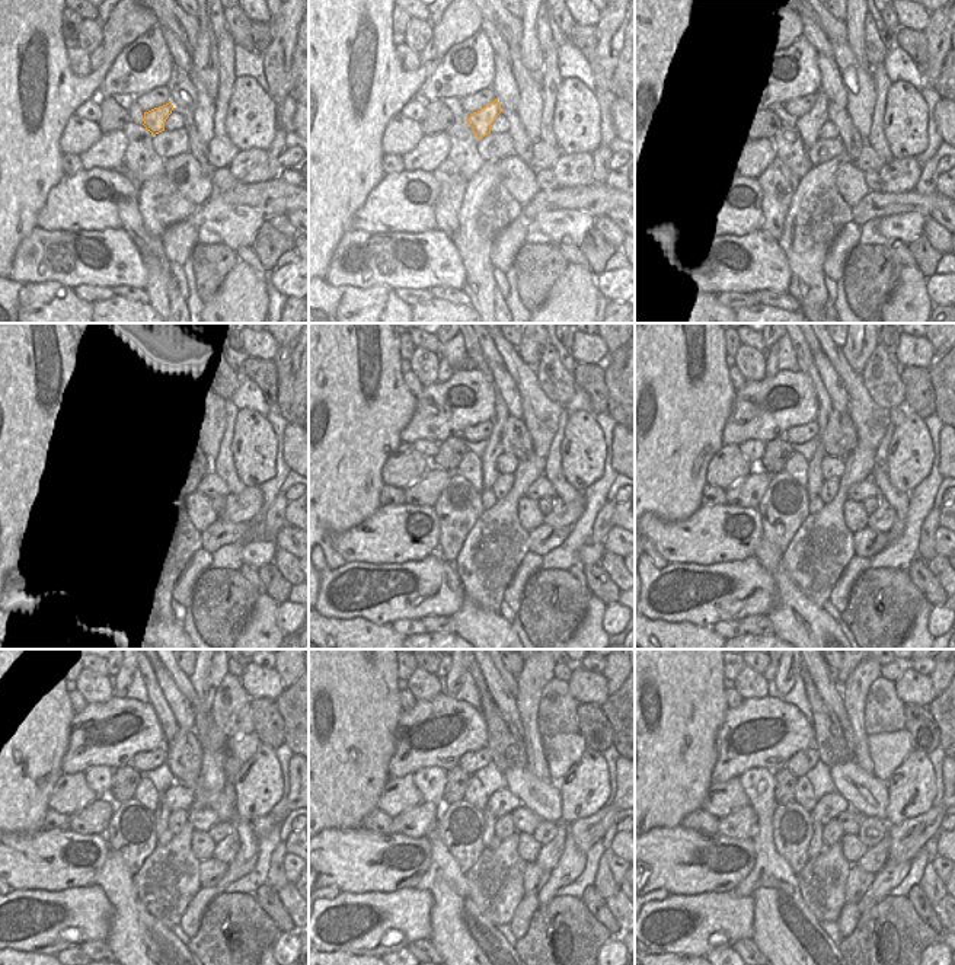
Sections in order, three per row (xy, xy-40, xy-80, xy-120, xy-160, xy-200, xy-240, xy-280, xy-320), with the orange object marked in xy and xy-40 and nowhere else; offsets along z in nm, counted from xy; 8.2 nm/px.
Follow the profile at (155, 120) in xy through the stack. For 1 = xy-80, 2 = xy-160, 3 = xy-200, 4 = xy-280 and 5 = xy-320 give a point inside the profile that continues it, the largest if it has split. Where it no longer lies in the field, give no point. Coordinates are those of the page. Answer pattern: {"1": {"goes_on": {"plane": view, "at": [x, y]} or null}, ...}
{"1": {"goes_on": {"plane": "xy-80", "at": [808, 125]}}, "2": {"goes_on": {"plane": "xy-160", "at": [494, 449]}}, "3": {"goes_on": {"plane": "xy-200", "at": [804, 355]}}, "4": {"goes_on": {"plane": "xy-280", "at": [488, 705]}}, "5": {"goes_on": {"plane": "xy-320", "at": [815, 844]}}}

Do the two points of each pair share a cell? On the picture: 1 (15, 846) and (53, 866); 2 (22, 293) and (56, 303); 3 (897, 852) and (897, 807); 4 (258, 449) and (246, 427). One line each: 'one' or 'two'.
1: one
2: one
3: two
4: one

